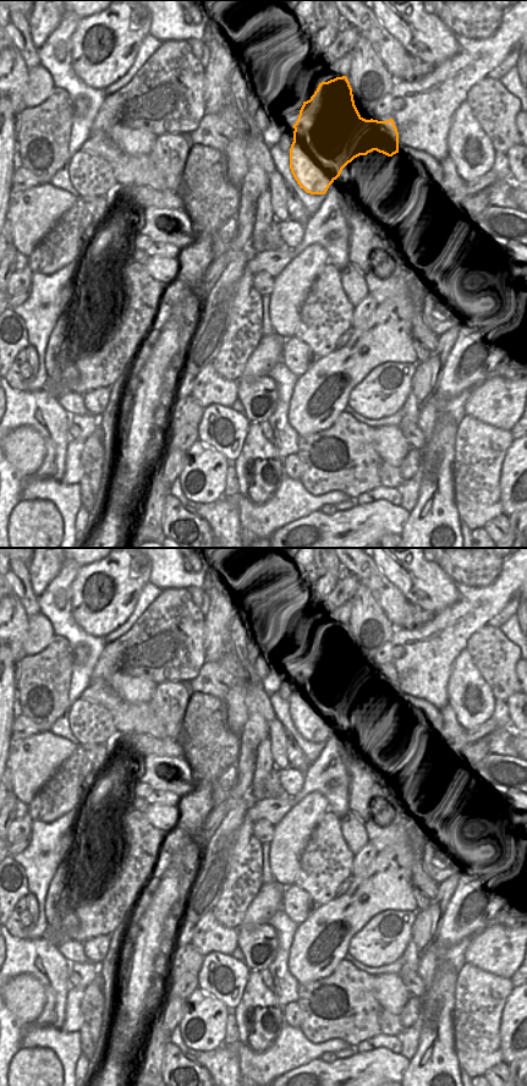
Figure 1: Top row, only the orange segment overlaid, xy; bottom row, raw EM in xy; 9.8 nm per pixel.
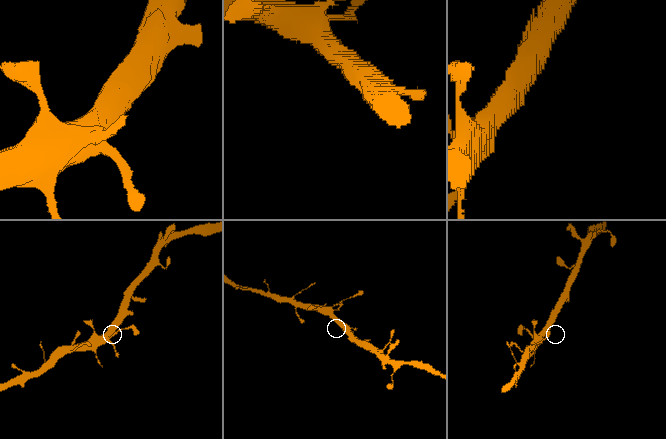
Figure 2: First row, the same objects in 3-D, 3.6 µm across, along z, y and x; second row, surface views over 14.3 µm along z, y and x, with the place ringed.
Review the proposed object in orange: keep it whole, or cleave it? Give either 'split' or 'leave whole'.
leave whole

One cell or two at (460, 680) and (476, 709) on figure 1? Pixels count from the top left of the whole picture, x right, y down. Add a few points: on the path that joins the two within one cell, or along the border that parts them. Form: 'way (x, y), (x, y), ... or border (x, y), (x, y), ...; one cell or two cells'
way (466, 687), (473, 702); one cell

